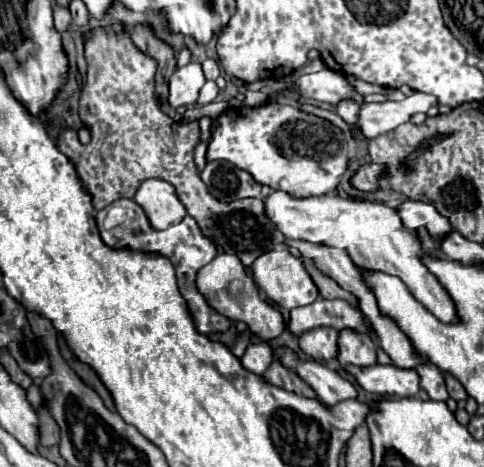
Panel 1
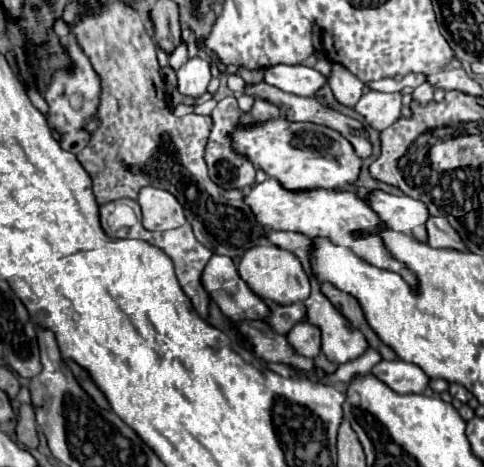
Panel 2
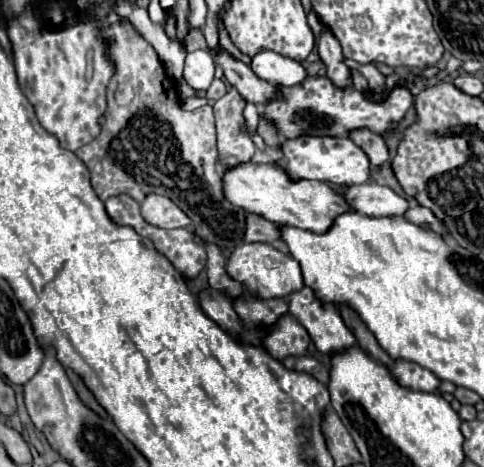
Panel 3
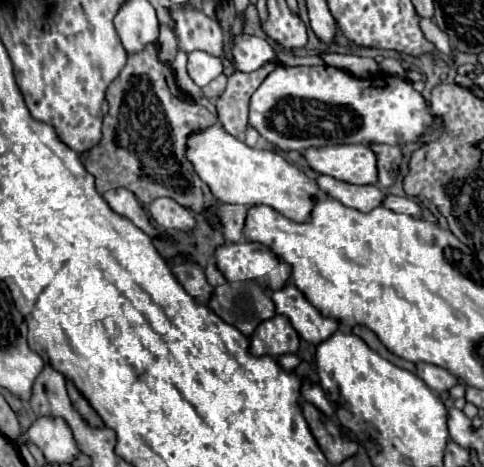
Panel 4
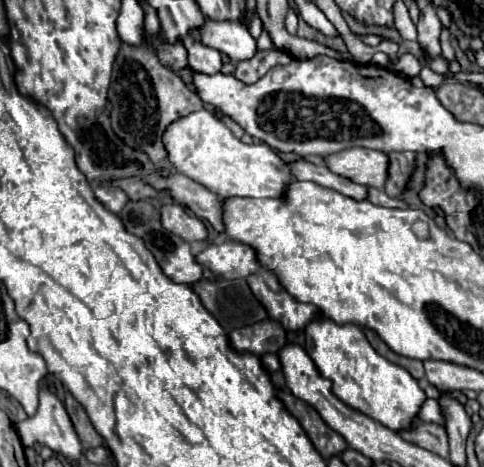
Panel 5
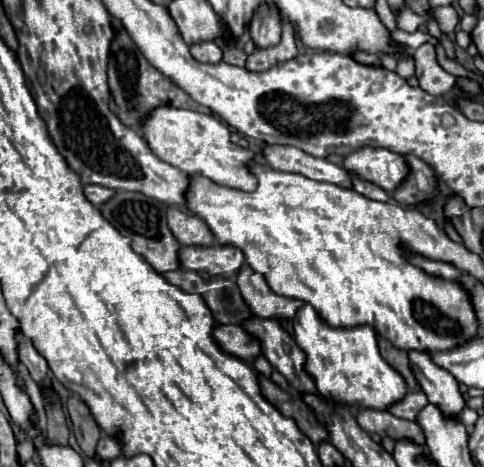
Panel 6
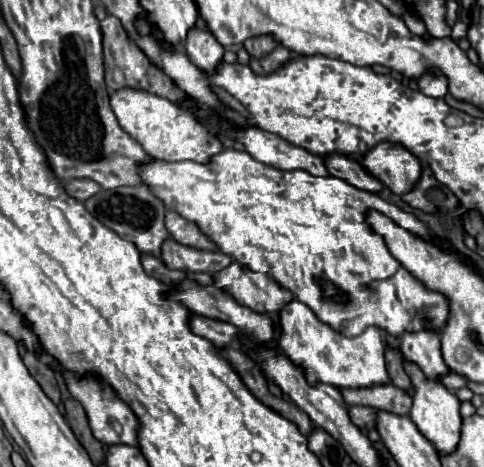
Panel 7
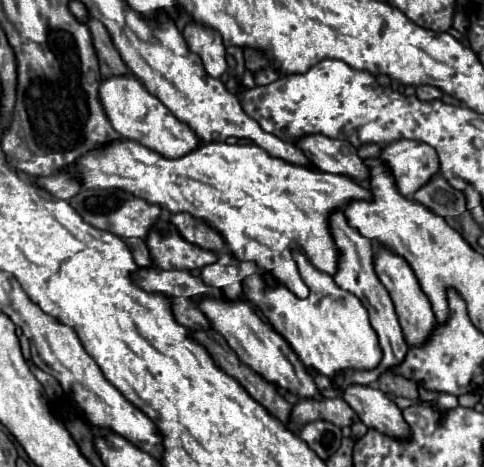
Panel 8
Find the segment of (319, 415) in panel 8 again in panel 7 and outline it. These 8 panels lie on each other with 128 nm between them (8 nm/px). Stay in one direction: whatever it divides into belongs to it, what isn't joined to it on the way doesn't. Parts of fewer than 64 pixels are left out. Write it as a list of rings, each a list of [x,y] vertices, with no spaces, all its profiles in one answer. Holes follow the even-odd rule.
[[[346,406],[346,408],[352,424],[358,426],[362,432],[366,432],[368,428],[374,428],[376,408],[370,408],[370,406]]]

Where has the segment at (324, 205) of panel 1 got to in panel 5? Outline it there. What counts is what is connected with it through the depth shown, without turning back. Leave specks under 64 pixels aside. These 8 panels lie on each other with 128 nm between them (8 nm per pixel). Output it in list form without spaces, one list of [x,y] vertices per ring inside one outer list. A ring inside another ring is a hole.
[[[208,110],[192,112],[188,116],[180,116],[178,120],[174,120],[164,130],[162,144],[168,152],[168,162],[178,172],[206,186],[210,192],[218,194],[220,198],[280,196],[280,192],[284,192],[284,184],[292,180],[292,176],[288,176],[286,162],[280,160],[270,146],[240,142],[230,132],[230,128],[226,128]]]

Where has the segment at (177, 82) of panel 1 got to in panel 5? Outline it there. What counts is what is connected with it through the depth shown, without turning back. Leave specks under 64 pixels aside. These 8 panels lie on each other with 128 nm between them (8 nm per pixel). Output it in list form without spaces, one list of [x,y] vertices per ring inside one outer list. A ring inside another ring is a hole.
[[[196,40],[188,42],[188,58],[190,58],[190,66],[196,72],[204,72],[204,74],[212,74],[212,72],[220,72],[222,68],[222,54],[214,48],[208,48],[204,44],[196,44]]]

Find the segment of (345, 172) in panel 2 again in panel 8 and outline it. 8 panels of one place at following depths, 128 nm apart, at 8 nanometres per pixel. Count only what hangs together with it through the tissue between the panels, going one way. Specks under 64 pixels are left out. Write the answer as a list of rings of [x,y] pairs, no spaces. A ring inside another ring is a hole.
[[[418,140],[390,142],[380,152],[380,160],[384,160],[390,166],[396,178],[396,186],[404,196],[412,196],[440,168],[436,150],[426,142]]]

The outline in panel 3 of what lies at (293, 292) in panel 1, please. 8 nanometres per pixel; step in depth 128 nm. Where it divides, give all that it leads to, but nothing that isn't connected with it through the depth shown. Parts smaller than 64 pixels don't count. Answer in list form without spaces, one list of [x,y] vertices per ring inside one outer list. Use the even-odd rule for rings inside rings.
[[[266,242],[236,246],[226,262],[226,272],[232,280],[242,282],[250,292],[256,292],[256,296],[264,298],[286,298],[288,294],[304,288],[300,264],[296,264],[296,260],[292,260],[290,254]]]

